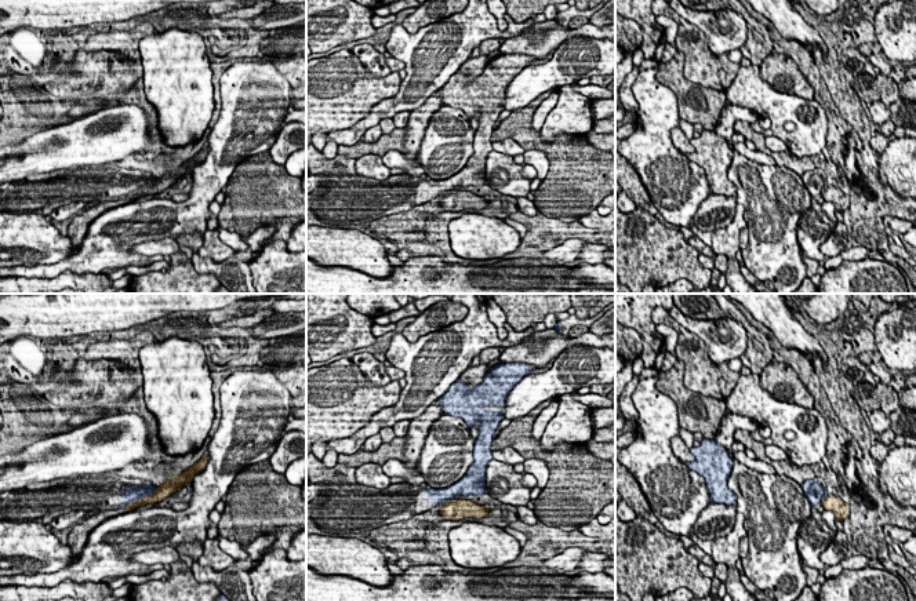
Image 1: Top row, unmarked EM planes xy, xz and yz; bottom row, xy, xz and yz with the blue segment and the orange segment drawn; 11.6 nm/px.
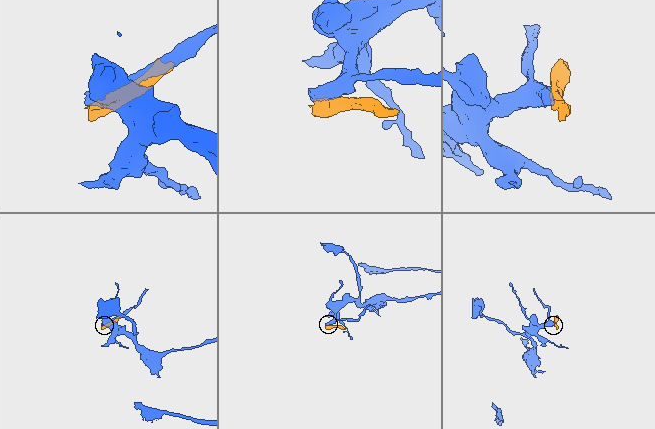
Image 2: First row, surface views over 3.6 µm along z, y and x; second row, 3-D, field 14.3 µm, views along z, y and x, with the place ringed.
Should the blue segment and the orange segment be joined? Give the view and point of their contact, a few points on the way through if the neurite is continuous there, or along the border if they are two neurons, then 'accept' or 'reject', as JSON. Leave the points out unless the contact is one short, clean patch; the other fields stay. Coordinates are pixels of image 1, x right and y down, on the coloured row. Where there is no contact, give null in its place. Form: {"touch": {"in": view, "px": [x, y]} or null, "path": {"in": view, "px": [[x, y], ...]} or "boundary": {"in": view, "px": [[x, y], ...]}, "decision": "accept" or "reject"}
{"touch": {"in": "xy", "px": [140, 499]}, "boundary": {"in": "xy", "px": [[156, 488], [149, 495], [124, 505]]}, "decision": "reject"}

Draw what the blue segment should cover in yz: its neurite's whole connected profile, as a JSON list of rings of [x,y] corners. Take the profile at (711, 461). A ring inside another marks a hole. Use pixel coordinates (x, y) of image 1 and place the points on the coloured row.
[[[704,438],[698,447],[693,447],[693,462],[683,462],[690,470],[701,476],[710,493],[712,503],[727,506],[737,503],[737,495],[727,487],[727,480],[733,469],[733,458],[716,441]]]

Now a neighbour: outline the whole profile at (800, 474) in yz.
[[[735,430],[734,440],[742,442],[745,448],[749,448],[755,452],[756,459],[771,465],[778,476],[786,476],[795,480],[799,485],[803,485],[807,480],[815,478],[815,473],[811,466],[796,466],[790,460],[771,460],[766,455],[766,445],[763,442],[756,441],[748,430]]]

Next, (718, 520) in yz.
[[[710,503],[694,524],[694,538],[713,540],[728,535],[735,525],[737,505]]]

